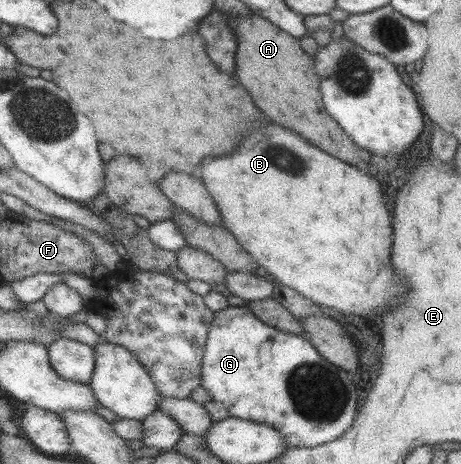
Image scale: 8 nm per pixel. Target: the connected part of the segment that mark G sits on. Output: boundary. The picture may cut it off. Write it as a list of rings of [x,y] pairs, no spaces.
[[[226,306],[214,313],[200,360],[200,385],[213,401],[221,403],[229,417],[267,424],[283,437],[286,448],[314,446],[335,441],[352,426],[357,394],[346,370],[331,364],[302,335],[263,324],[246,306]]]

